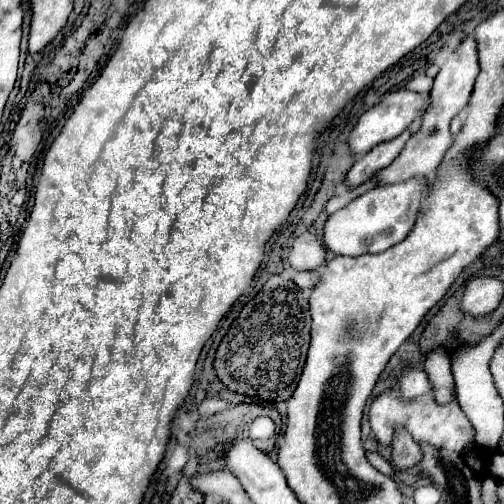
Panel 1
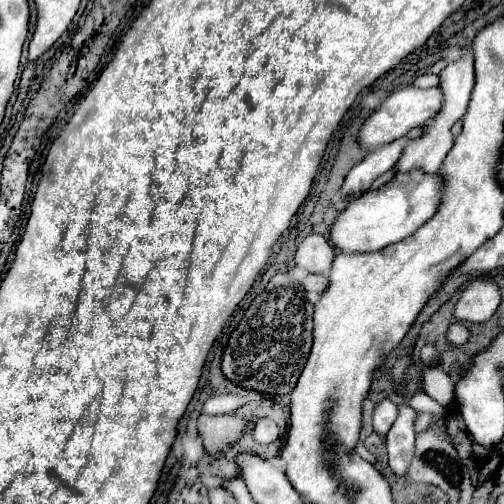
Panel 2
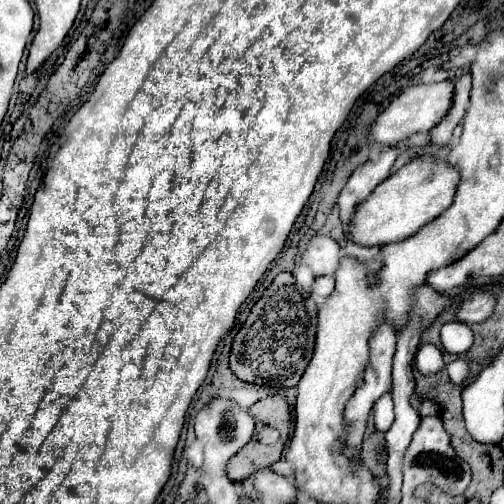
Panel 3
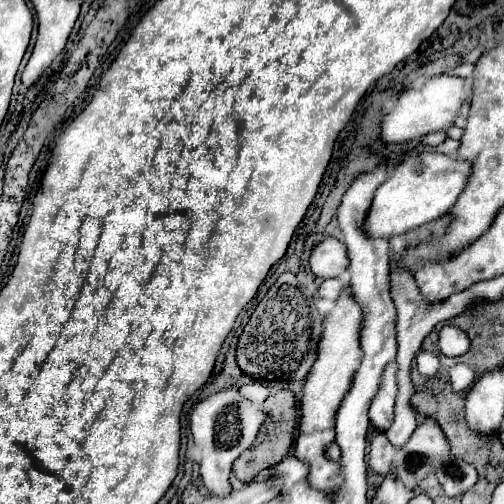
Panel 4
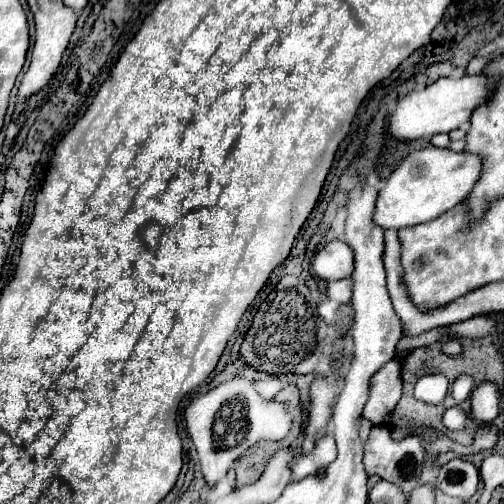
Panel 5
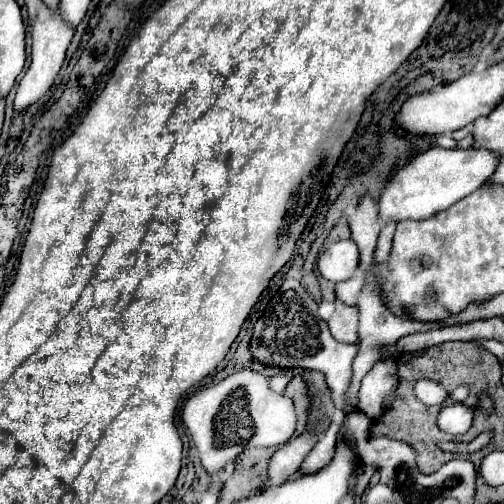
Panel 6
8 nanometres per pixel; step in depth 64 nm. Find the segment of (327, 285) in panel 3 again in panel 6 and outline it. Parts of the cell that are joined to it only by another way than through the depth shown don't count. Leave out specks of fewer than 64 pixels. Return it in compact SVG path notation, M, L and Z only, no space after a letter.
M354 276L354 278L350 278L350 280L344 280L344 282L336 284L334 294L336 294L336 298L342 300L344 304L354 306L354 304L356 304L356 294L360 292L362 284L364 284L364 276Z

